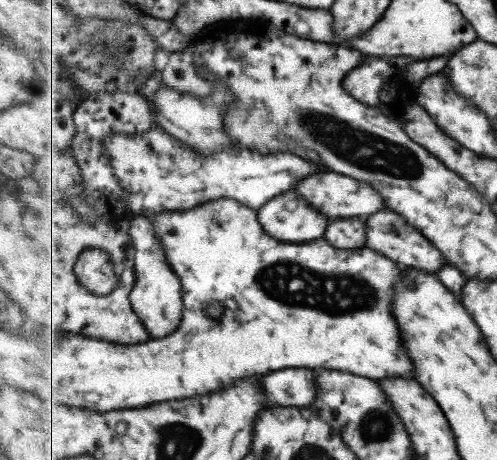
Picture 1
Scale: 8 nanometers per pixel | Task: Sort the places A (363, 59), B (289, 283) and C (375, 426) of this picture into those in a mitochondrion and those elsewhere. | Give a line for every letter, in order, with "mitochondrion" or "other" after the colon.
A: other
B: mitochondrion
C: mitochondrion

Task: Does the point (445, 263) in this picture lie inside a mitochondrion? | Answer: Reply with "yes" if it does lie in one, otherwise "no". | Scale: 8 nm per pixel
no

